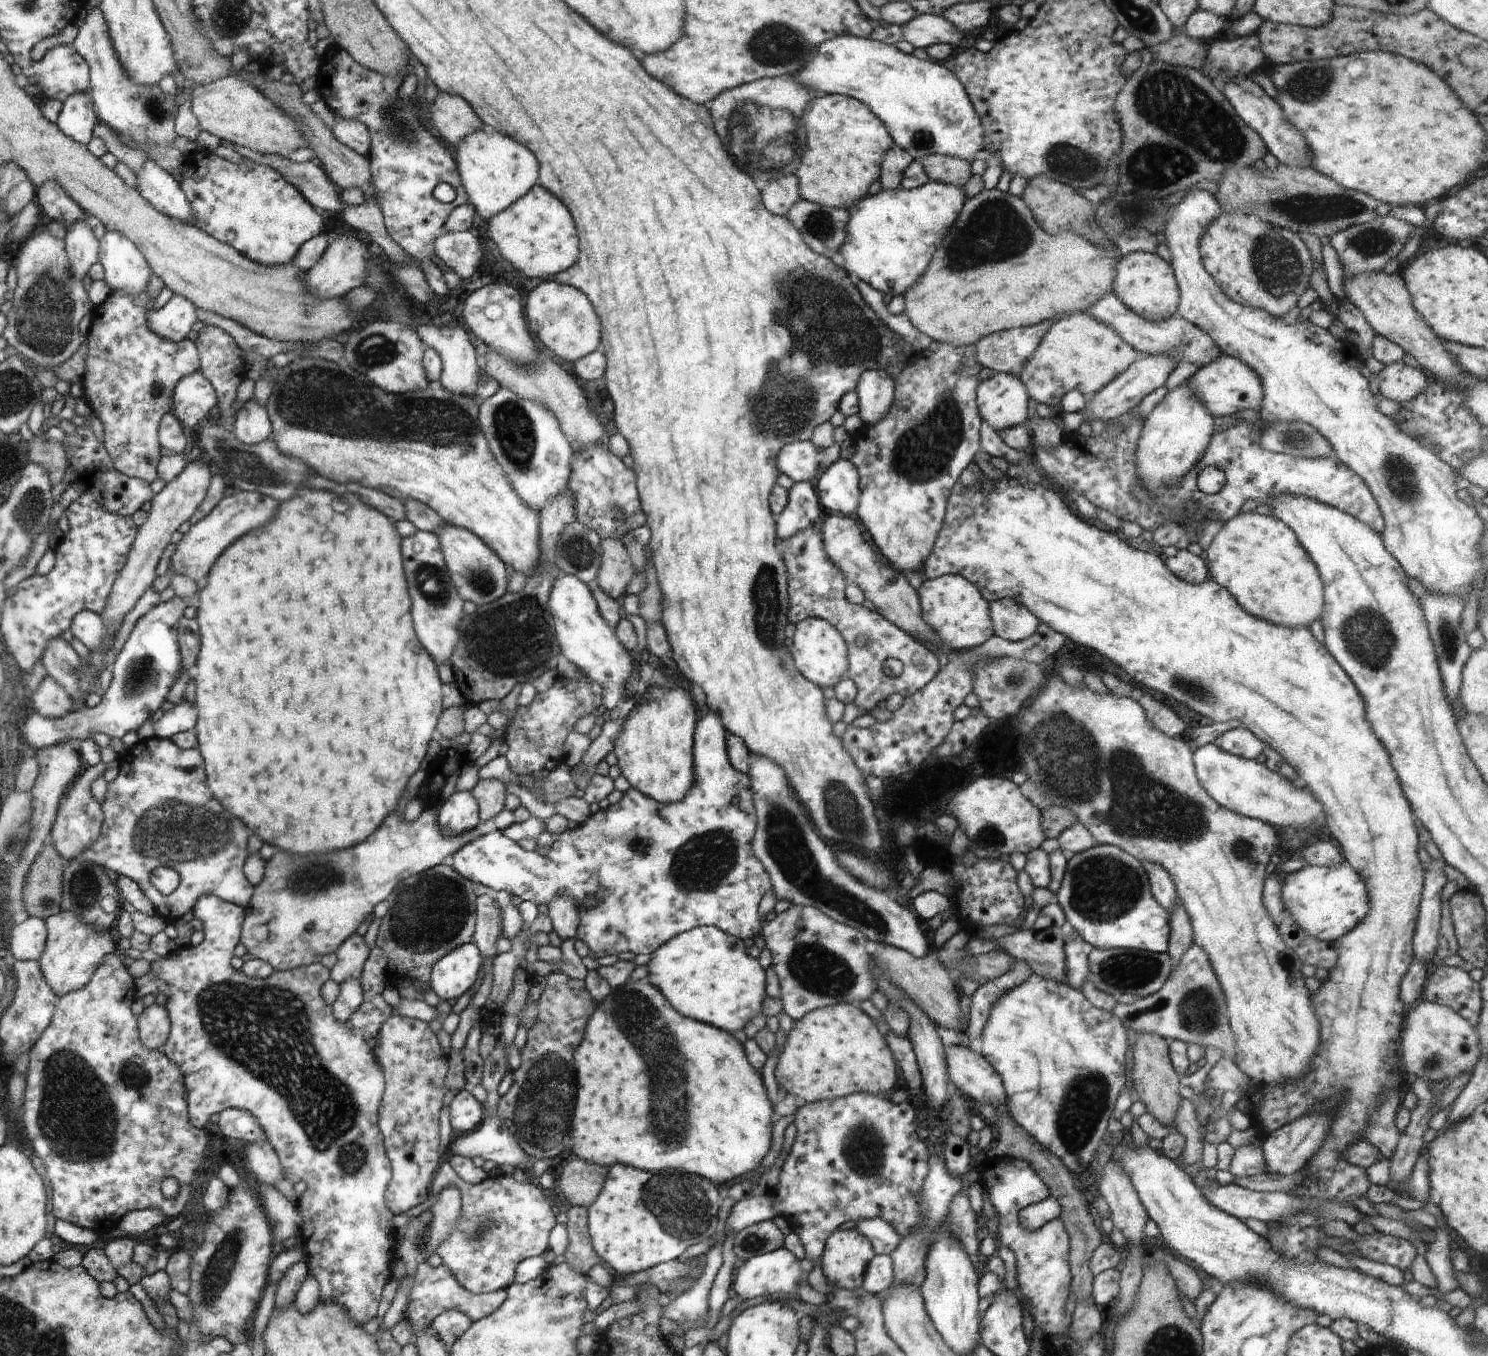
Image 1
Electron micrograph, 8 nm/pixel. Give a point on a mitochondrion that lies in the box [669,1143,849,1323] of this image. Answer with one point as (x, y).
(753, 1242)

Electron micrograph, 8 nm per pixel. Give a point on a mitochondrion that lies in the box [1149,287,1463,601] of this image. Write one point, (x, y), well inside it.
(1399, 473)

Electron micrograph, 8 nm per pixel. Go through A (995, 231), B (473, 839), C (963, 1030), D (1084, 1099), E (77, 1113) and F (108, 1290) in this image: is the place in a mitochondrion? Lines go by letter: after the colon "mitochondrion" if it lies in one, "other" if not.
A: mitochondrion
B: other
C: other
D: mitochondrion
E: mitochondrion
F: other

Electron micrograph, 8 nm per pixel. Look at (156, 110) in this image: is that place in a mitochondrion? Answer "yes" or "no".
yes

